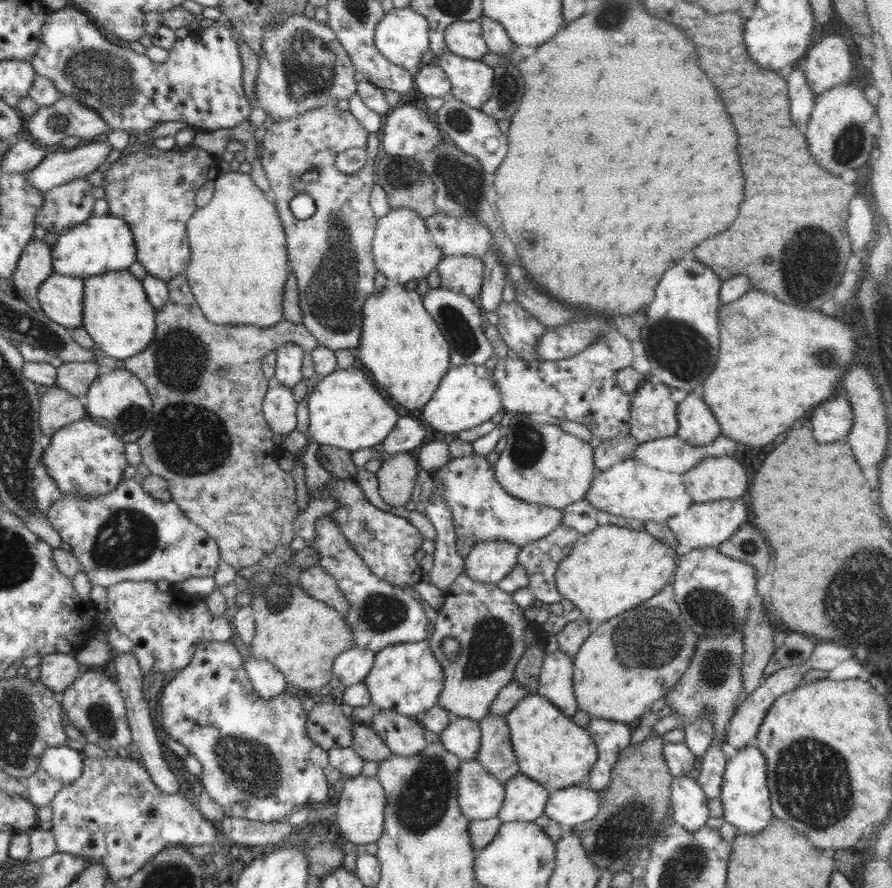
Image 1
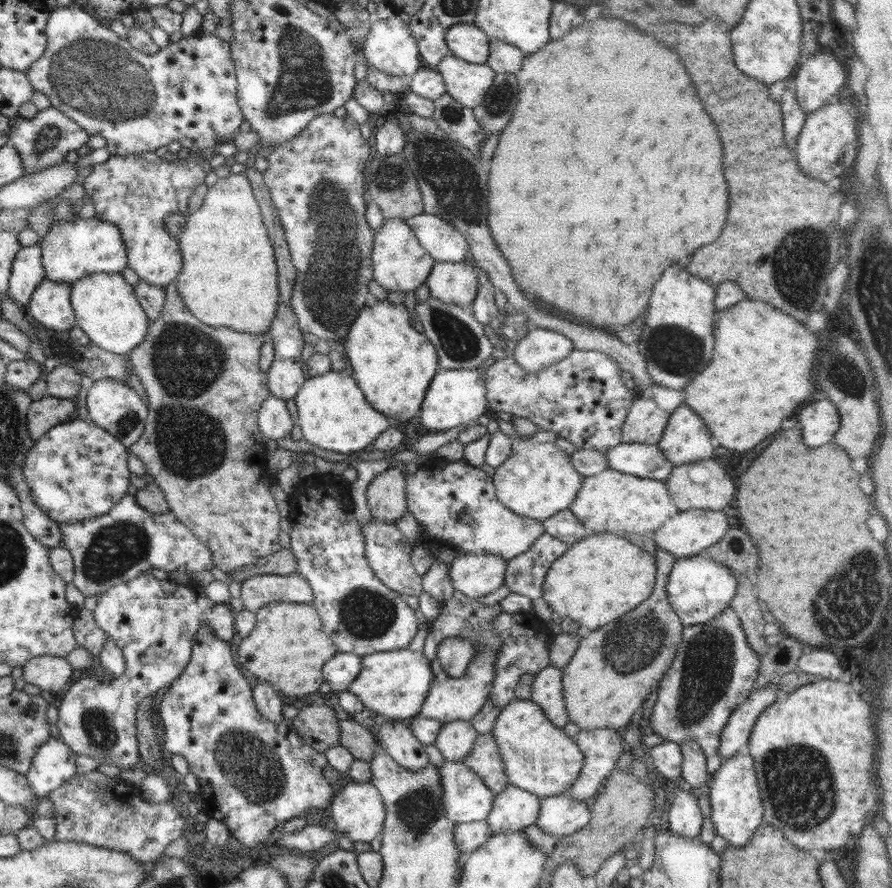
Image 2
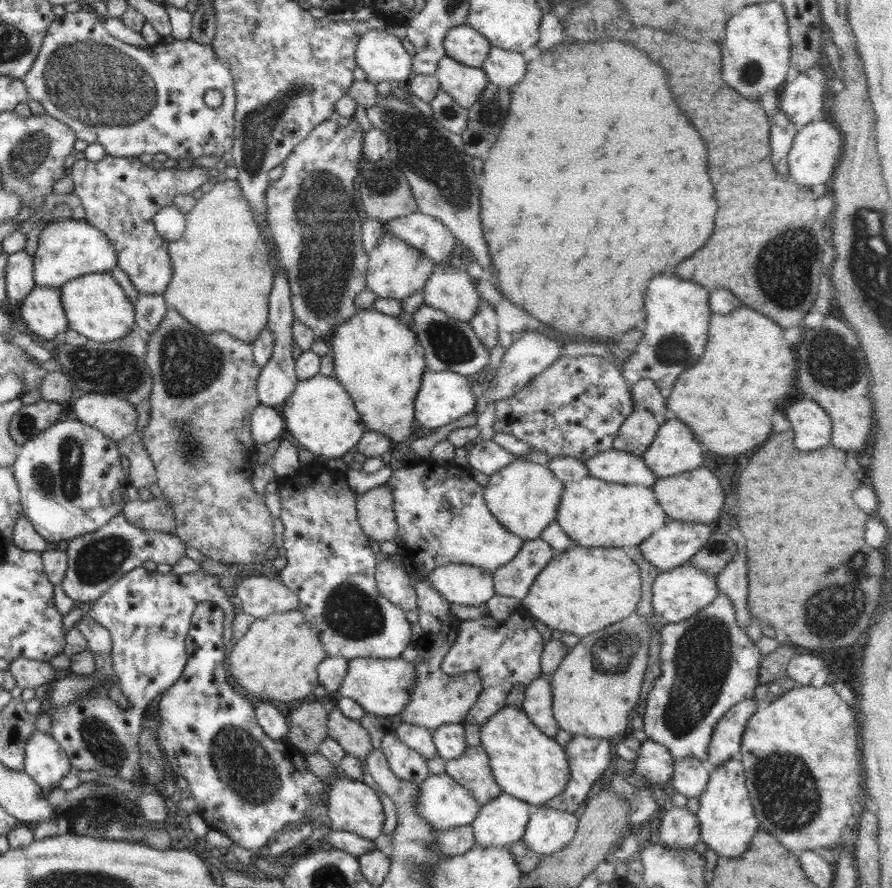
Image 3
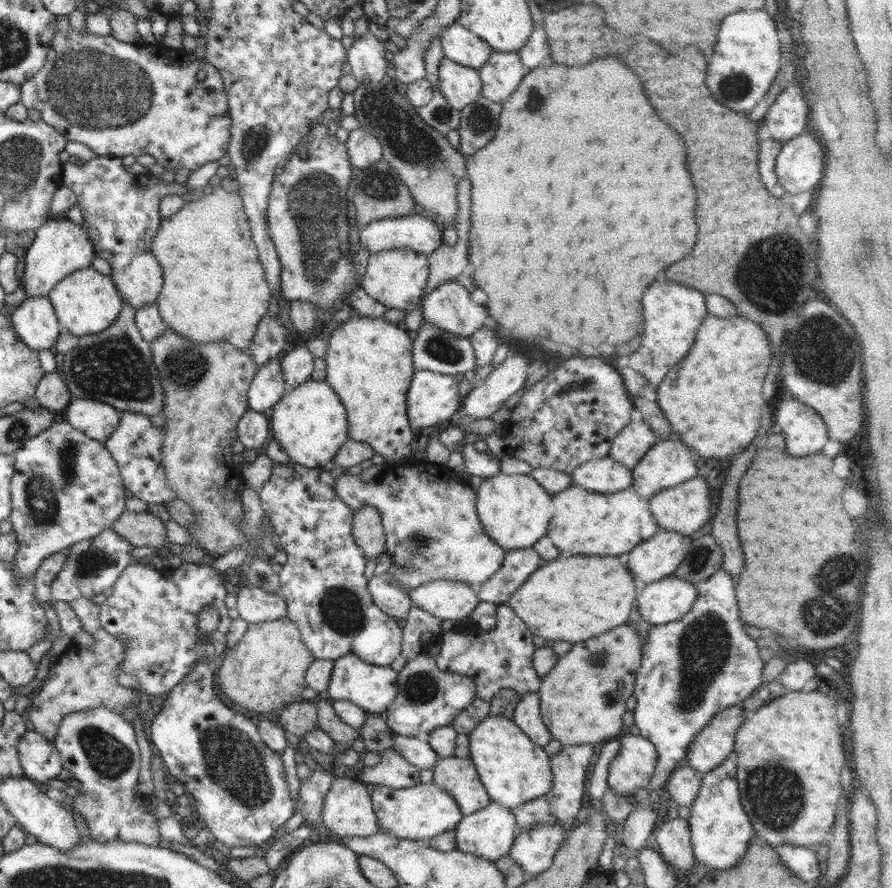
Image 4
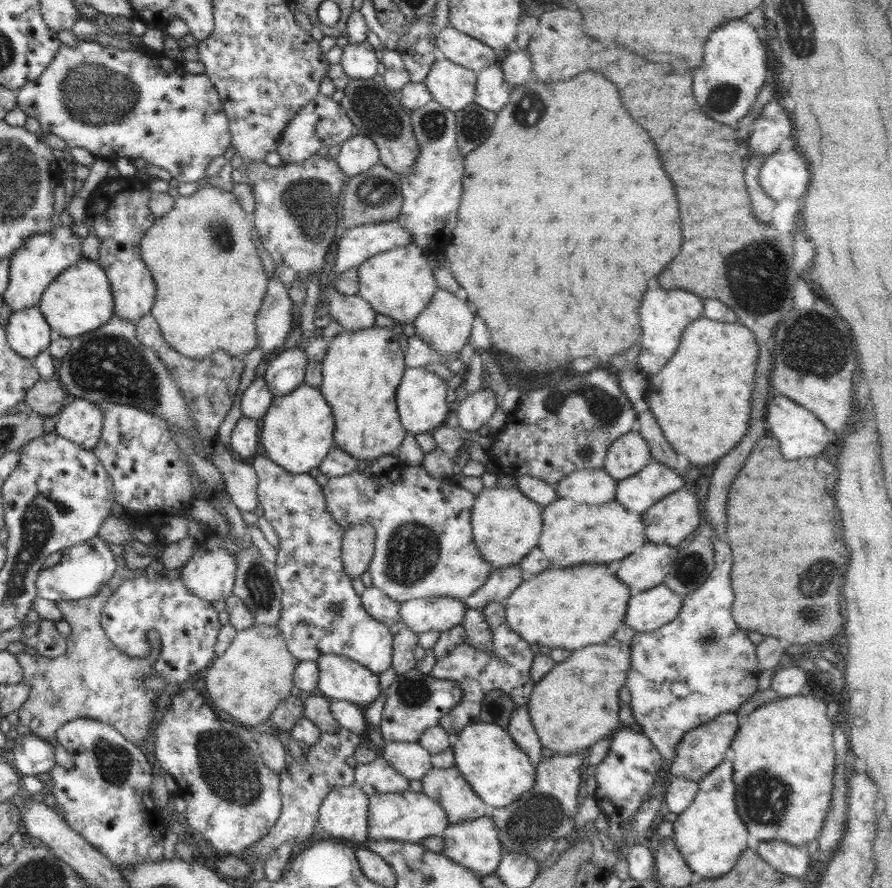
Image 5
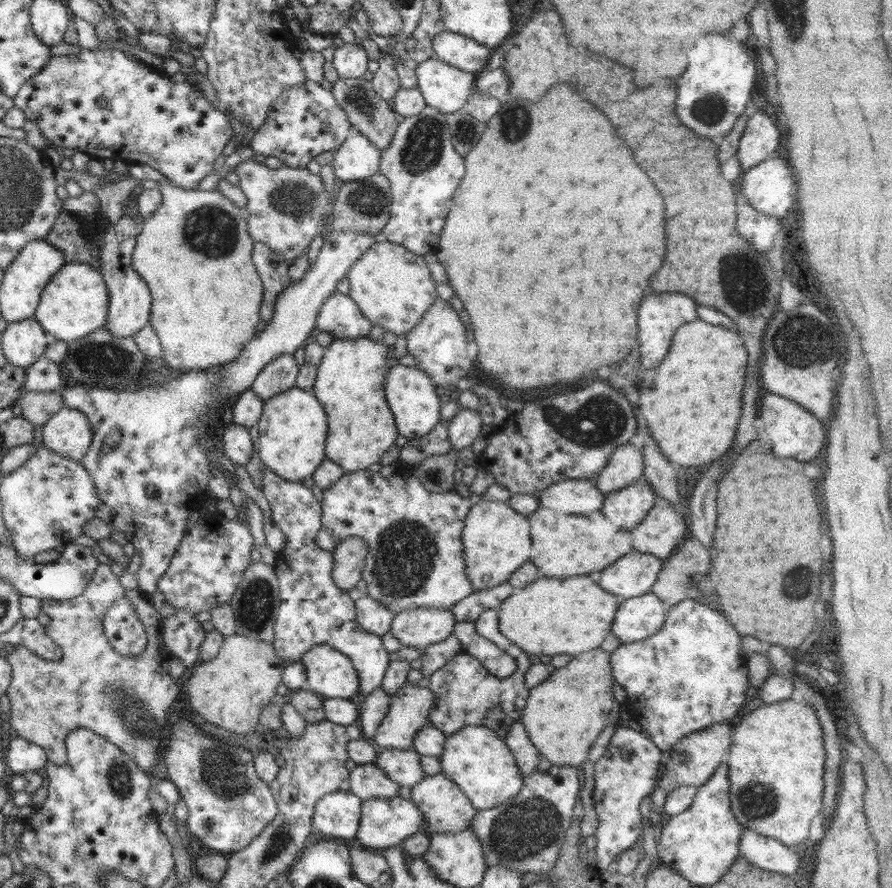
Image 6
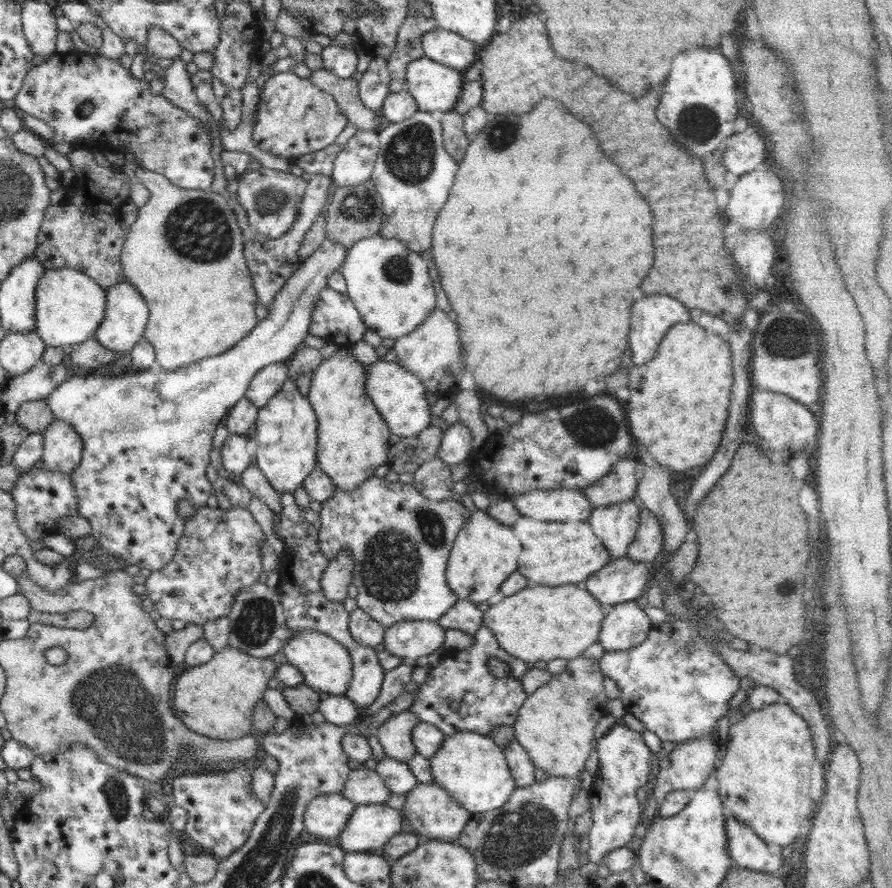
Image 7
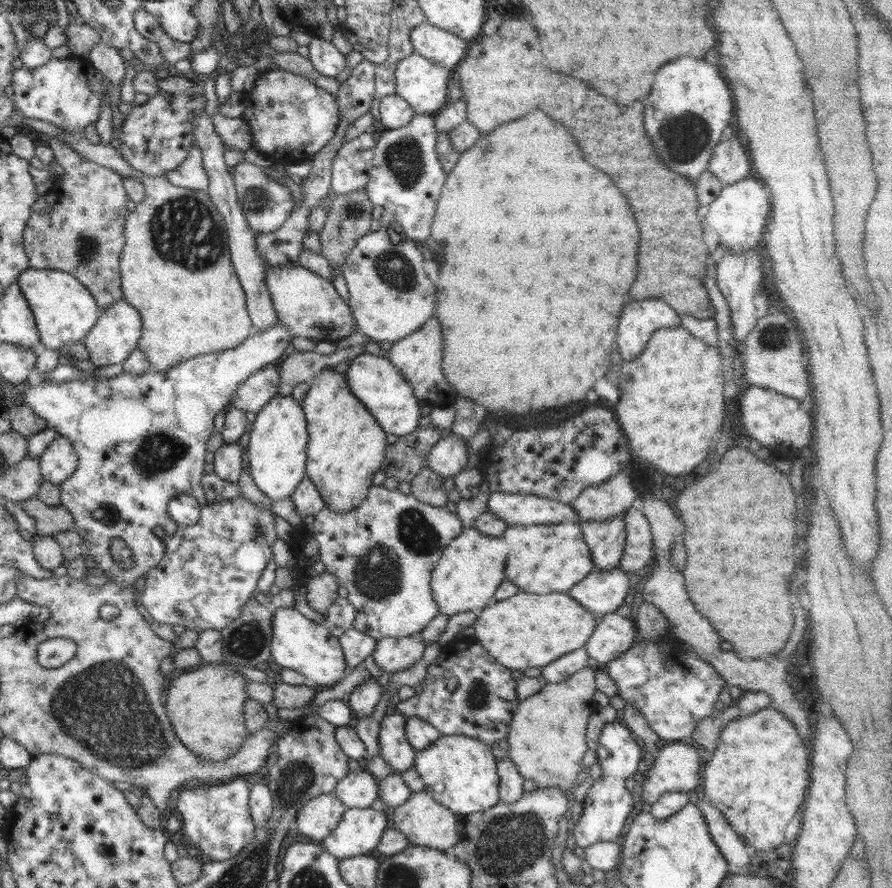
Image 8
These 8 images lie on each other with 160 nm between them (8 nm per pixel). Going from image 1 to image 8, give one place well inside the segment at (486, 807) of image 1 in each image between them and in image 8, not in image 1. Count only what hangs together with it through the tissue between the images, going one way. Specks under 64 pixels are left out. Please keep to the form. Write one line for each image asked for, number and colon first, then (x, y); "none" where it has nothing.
2: (466, 798)
3: (442, 802)
4: (420, 812)
5: (409, 816)
6: (386, 822)
7: (370, 826)
8: (358, 832)

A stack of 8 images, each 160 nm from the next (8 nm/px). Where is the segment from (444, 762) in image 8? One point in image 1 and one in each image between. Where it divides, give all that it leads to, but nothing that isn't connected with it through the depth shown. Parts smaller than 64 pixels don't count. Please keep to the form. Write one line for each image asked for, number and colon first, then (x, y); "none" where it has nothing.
1: (551, 749)
2: (539, 757)
3: (526, 764)
4: (514, 770)
5: (498, 770)
6: (475, 758)
7: (472, 768)

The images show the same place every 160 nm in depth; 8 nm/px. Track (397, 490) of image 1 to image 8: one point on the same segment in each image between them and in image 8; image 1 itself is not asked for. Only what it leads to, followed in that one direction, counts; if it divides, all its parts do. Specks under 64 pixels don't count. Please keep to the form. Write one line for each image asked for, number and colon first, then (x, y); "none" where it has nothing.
2: (386, 495)
3: (376, 516)
4: (367, 530)
5: (358, 545)
6: (349, 556)
7: (337, 577)
8: (322, 589)

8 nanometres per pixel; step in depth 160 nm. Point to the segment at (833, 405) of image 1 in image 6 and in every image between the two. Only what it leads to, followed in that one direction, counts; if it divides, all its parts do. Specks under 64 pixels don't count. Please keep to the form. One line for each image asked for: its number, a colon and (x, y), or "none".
2: (820, 421)
3: (812, 427)
4: (806, 433)
5: (800, 433)
6: (795, 432)

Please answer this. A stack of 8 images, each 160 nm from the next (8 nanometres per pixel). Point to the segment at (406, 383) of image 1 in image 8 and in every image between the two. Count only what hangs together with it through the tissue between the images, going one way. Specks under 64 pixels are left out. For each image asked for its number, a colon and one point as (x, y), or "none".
2: (393, 364)
3: (379, 361)
4: (369, 364)
5: (361, 371)
6: (349, 383)
7: (353, 440)
8: (346, 447)

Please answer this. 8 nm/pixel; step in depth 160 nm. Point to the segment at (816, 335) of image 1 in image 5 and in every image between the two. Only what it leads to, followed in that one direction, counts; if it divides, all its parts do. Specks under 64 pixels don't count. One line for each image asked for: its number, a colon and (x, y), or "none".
2: (760, 373)
3: (727, 399)
4: (713, 400)
5: (699, 398)

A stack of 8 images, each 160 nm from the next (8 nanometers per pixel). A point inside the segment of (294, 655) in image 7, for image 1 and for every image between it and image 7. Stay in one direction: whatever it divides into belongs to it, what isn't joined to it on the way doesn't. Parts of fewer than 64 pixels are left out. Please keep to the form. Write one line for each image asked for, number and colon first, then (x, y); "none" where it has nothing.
1: (406, 678)
2: (395, 684)
3: (382, 686)
4: (371, 687)
5: (340, 678)
6: (330, 673)

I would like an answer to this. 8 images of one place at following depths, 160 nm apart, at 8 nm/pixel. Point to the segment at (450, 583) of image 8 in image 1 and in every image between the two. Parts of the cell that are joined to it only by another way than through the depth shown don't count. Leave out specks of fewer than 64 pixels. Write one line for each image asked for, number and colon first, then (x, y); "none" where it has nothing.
1: (541, 464)
2: (538, 480)
3: (523, 497)
4: (515, 511)
5: (506, 524)
6: (496, 541)
7: (485, 553)

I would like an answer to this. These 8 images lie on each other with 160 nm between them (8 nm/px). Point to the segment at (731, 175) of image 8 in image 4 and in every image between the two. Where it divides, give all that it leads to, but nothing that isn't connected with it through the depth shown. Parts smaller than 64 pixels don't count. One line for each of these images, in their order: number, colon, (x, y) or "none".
4: (787, 118)
5: (774, 125)
6: (760, 139)
7: (743, 152)

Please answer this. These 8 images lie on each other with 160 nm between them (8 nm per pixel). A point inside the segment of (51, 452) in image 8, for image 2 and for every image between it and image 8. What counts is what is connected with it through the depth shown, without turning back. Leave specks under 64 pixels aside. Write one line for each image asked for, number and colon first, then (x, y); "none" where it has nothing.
2: (113, 405)
3: (114, 417)
4: (95, 419)
5: (80, 421)
6: (68, 433)
7: (62, 447)

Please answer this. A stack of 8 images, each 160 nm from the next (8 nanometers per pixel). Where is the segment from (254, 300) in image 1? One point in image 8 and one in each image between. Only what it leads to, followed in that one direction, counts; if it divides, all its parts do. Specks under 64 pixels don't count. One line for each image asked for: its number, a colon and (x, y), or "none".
2: (228, 278)
3: (222, 276)
4: (214, 288)
5: (210, 282)
6: (195, 254)
7: (198, 307)
8: (176, 270)

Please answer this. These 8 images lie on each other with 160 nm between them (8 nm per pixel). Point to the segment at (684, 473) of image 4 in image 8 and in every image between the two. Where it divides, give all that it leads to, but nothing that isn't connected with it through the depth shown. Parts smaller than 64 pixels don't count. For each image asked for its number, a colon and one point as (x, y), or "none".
5: (638, 493)
6: (626, 508)
7: (615, 525)
8: (606, 540)

